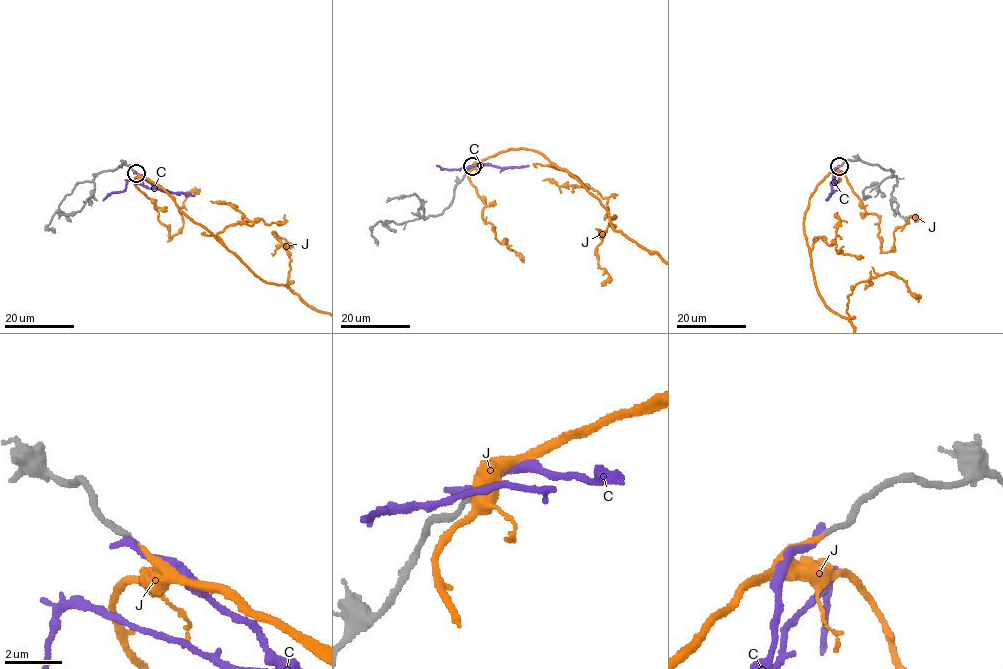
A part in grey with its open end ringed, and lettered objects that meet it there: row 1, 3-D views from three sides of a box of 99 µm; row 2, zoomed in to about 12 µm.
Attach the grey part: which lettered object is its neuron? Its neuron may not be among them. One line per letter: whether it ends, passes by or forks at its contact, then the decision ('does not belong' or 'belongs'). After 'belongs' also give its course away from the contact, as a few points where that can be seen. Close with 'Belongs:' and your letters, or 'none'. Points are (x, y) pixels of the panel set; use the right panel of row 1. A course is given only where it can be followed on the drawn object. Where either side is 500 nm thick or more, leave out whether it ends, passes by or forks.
C: it ends there; does not belong
J: it ends there; belongs
Belongs: J

